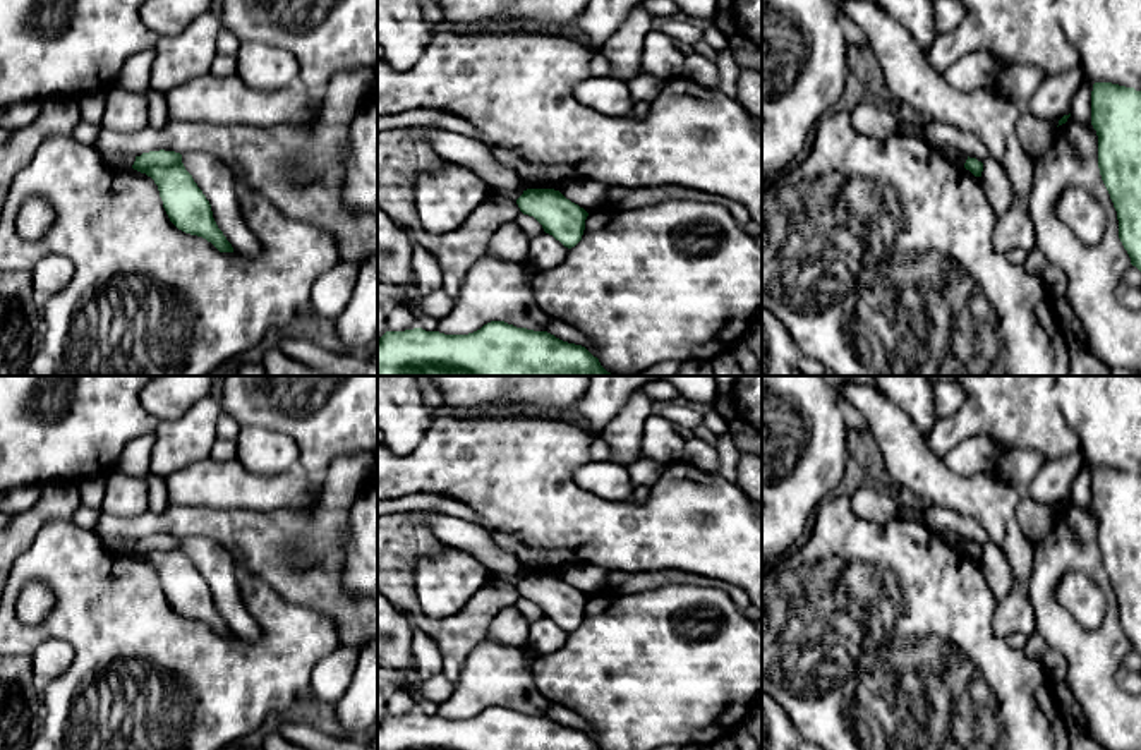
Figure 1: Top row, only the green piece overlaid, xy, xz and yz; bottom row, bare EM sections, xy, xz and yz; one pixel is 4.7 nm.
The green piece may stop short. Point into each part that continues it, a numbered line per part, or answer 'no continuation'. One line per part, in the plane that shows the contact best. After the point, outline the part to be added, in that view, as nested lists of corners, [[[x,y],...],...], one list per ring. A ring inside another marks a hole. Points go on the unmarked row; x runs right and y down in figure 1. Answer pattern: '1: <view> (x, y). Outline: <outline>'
no continuation

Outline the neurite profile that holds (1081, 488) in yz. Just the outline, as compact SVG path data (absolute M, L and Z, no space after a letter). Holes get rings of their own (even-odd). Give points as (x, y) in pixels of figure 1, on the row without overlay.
M1084 458L1081 470L1072 482L1071 501L1086 510L1091 510L1091 475L1093 467Z

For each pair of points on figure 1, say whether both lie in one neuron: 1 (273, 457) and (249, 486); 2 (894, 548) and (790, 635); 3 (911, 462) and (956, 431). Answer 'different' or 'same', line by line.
1: different
2: same
3: different

